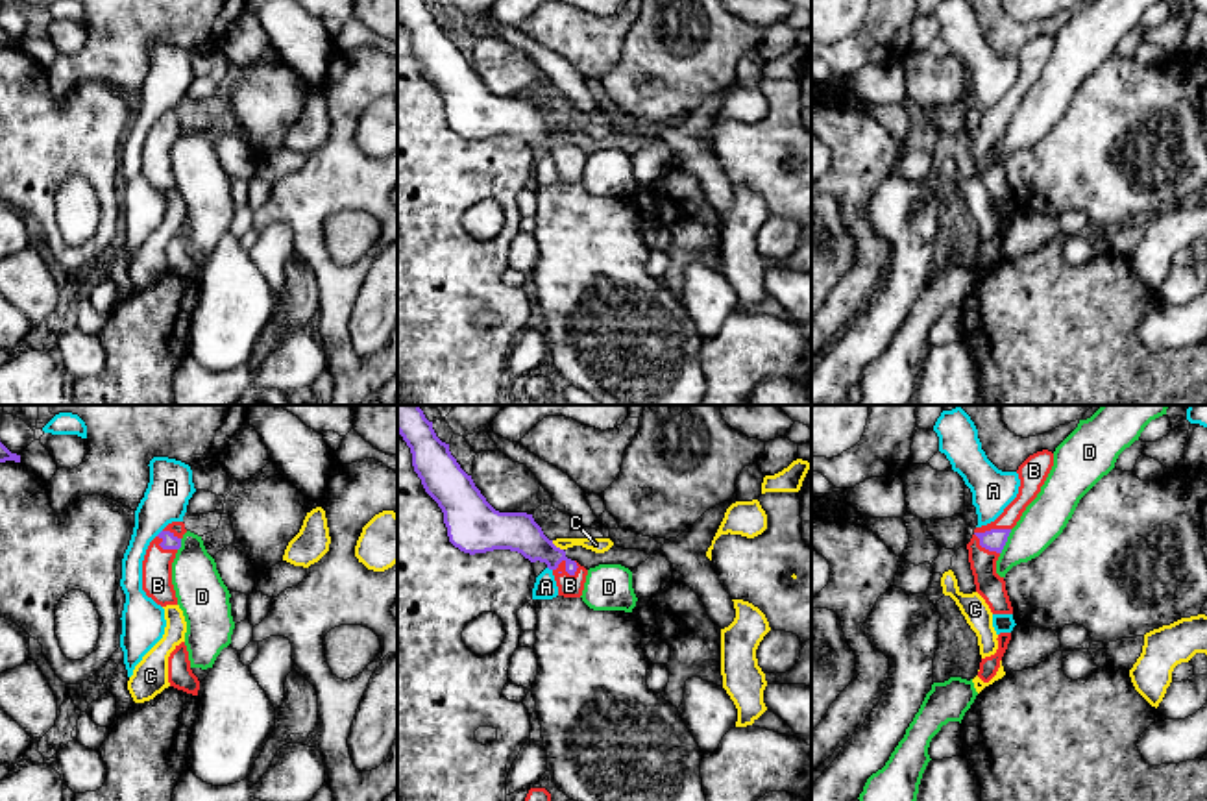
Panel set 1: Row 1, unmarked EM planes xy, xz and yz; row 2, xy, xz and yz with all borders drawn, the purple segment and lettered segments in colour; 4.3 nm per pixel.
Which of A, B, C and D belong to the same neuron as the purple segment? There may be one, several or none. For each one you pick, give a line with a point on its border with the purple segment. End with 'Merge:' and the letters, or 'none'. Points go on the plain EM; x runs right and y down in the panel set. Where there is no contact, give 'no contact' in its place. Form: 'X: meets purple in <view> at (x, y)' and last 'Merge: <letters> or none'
B: meets purple in yz at (991, 115)
Merge: B

